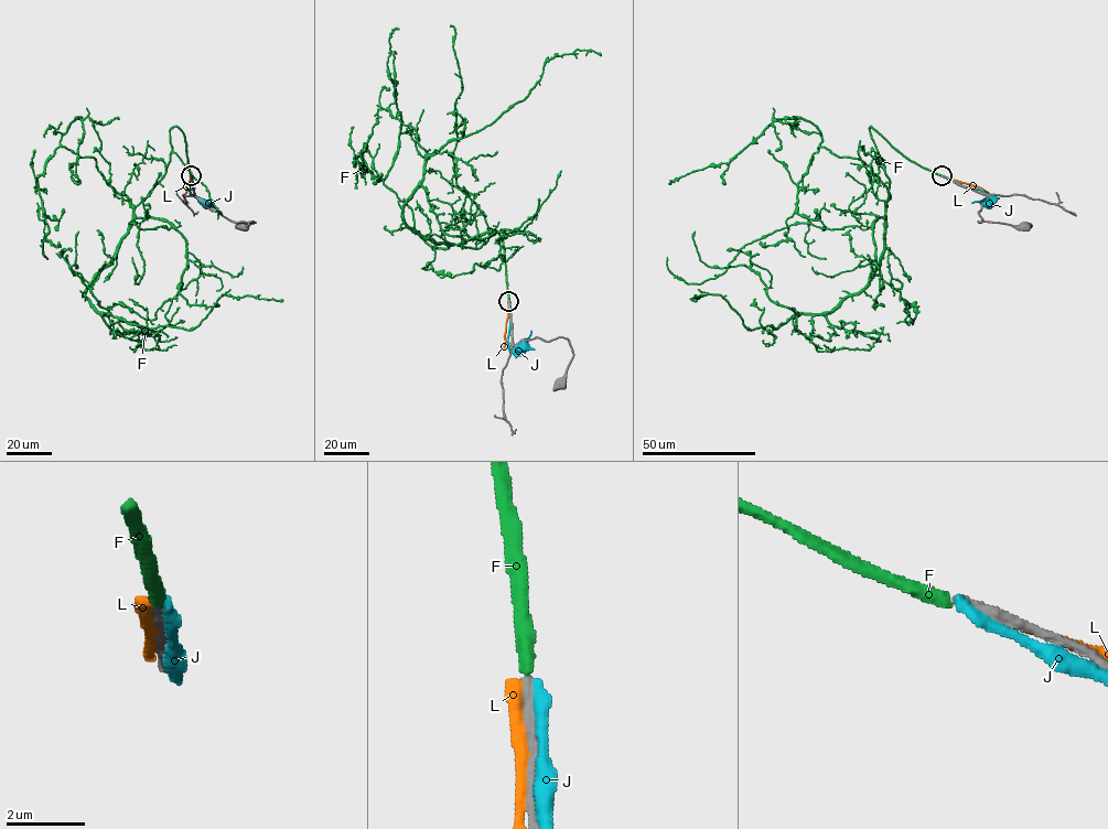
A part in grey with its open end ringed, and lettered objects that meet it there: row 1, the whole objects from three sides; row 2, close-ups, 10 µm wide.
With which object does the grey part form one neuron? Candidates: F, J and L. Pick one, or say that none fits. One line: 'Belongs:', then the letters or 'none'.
Belongs: F

